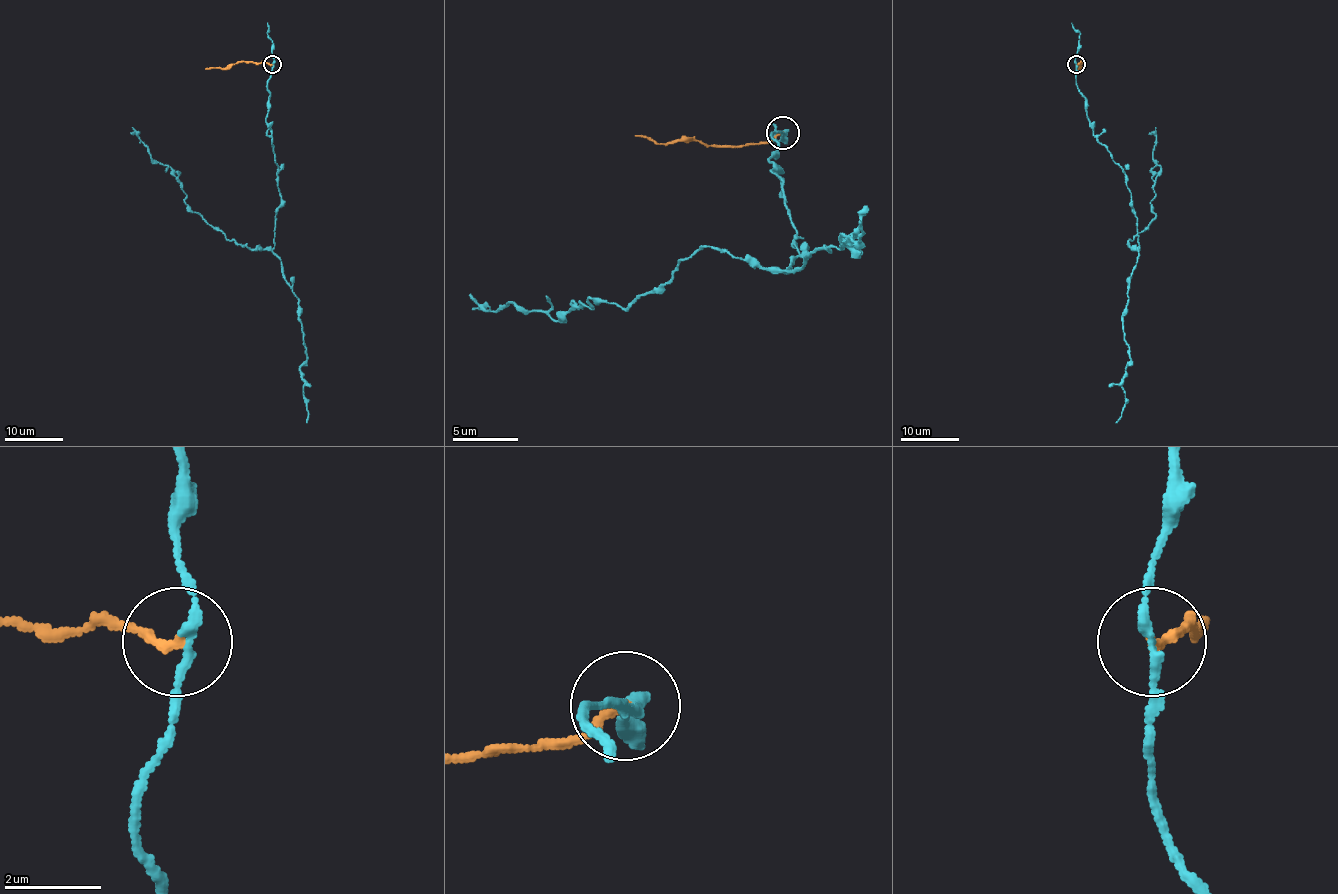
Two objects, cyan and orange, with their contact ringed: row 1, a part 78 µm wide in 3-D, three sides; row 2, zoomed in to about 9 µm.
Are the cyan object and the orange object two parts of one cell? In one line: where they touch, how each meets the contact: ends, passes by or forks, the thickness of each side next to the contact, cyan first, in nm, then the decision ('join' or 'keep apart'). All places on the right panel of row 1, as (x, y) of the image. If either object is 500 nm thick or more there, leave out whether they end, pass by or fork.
(1076, 64) | cyan passes by | orange ends | 170/200 nm | keep apart

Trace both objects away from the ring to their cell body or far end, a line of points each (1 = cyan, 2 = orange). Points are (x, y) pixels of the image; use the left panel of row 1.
1: (273, 65), (266, 119), (280, 194), (273, 248), (238, 245), (201, 217), (173, 170), (131, 133)
2: (271, 65), (236, 62), (205, 69)

